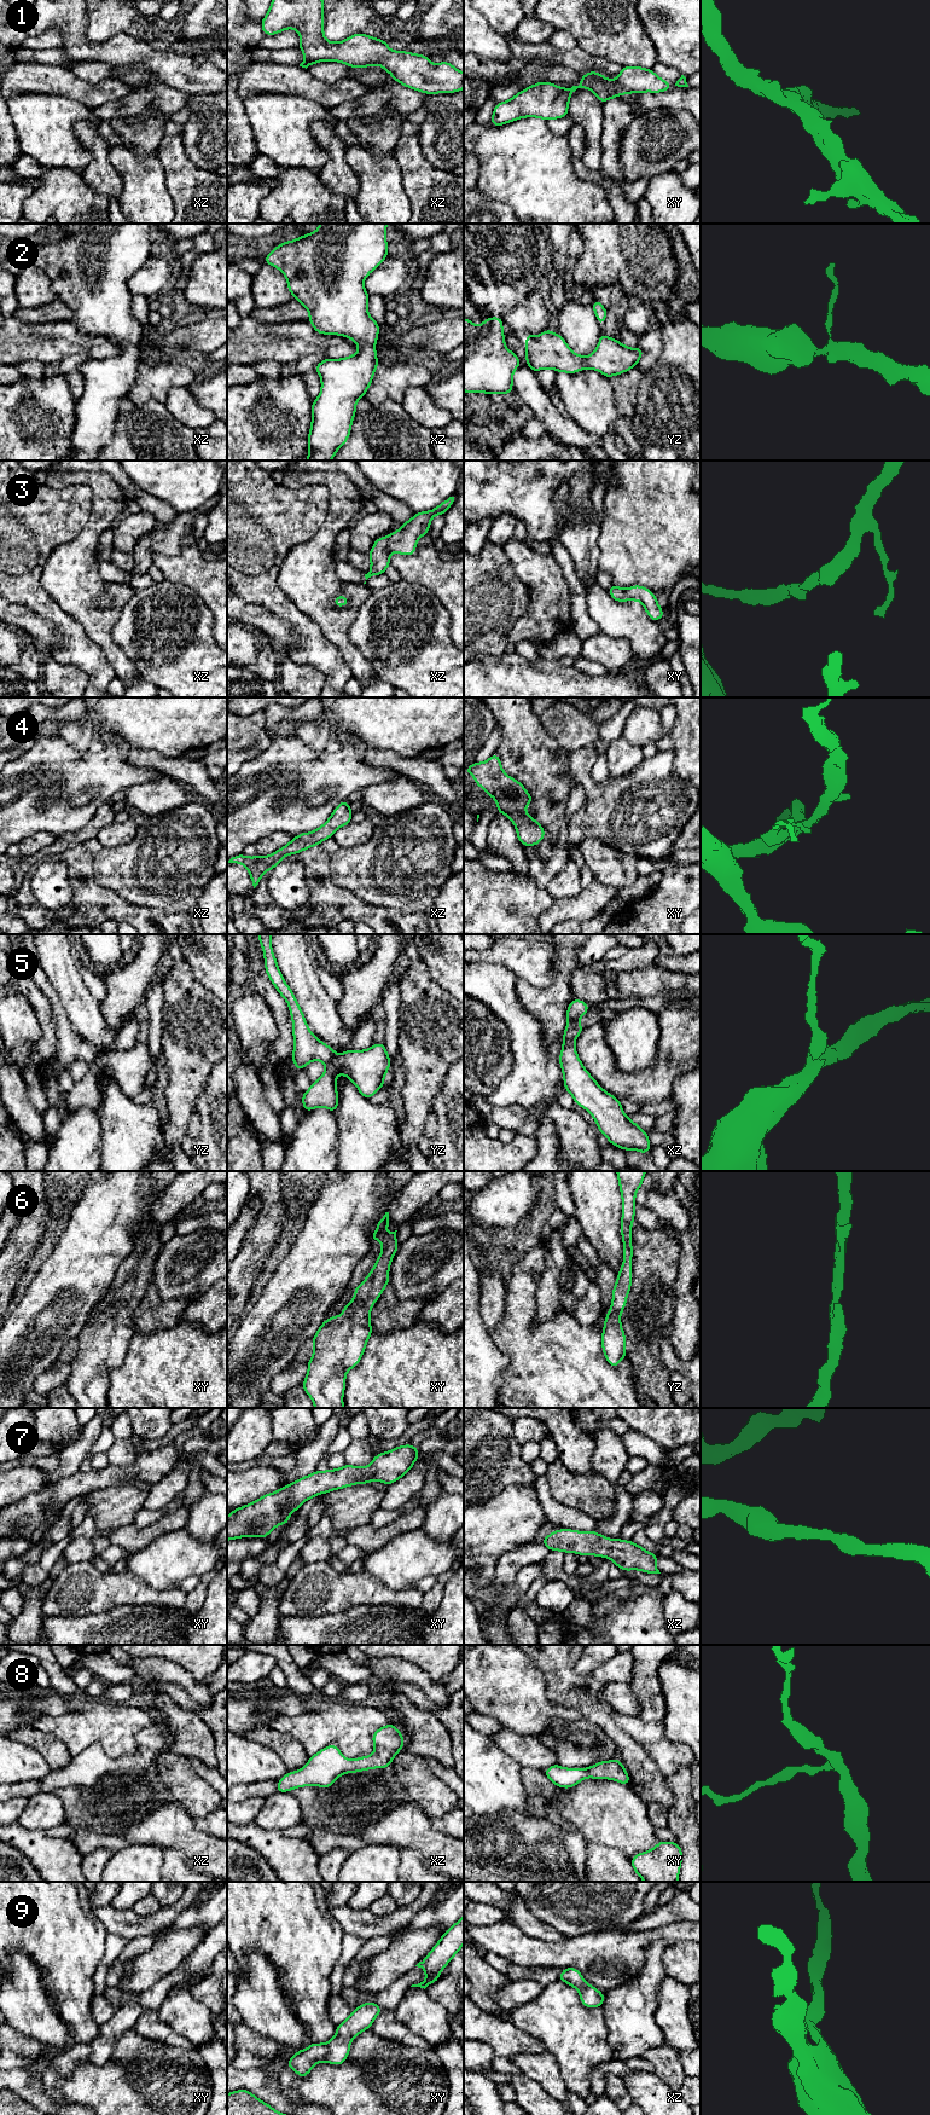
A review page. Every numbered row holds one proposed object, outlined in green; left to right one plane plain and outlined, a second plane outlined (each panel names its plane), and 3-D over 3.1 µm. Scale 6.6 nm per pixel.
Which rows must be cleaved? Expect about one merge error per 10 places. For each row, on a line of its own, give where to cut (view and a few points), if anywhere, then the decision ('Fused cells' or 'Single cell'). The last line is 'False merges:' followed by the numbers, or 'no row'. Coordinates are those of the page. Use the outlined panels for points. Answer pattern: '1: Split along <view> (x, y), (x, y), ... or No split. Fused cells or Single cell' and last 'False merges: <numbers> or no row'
1: No split. Single cell
2: No split. Single cell
3: No split. Single cell
4: No split. Single cell
5: Split along xz (574, 1038), (567, 1039), (563, 1043). Fused cells
6: No split. Single cell
7: No split. Single cell
8: No split. Single cell
9: No split. Single cell
False merges: 5

